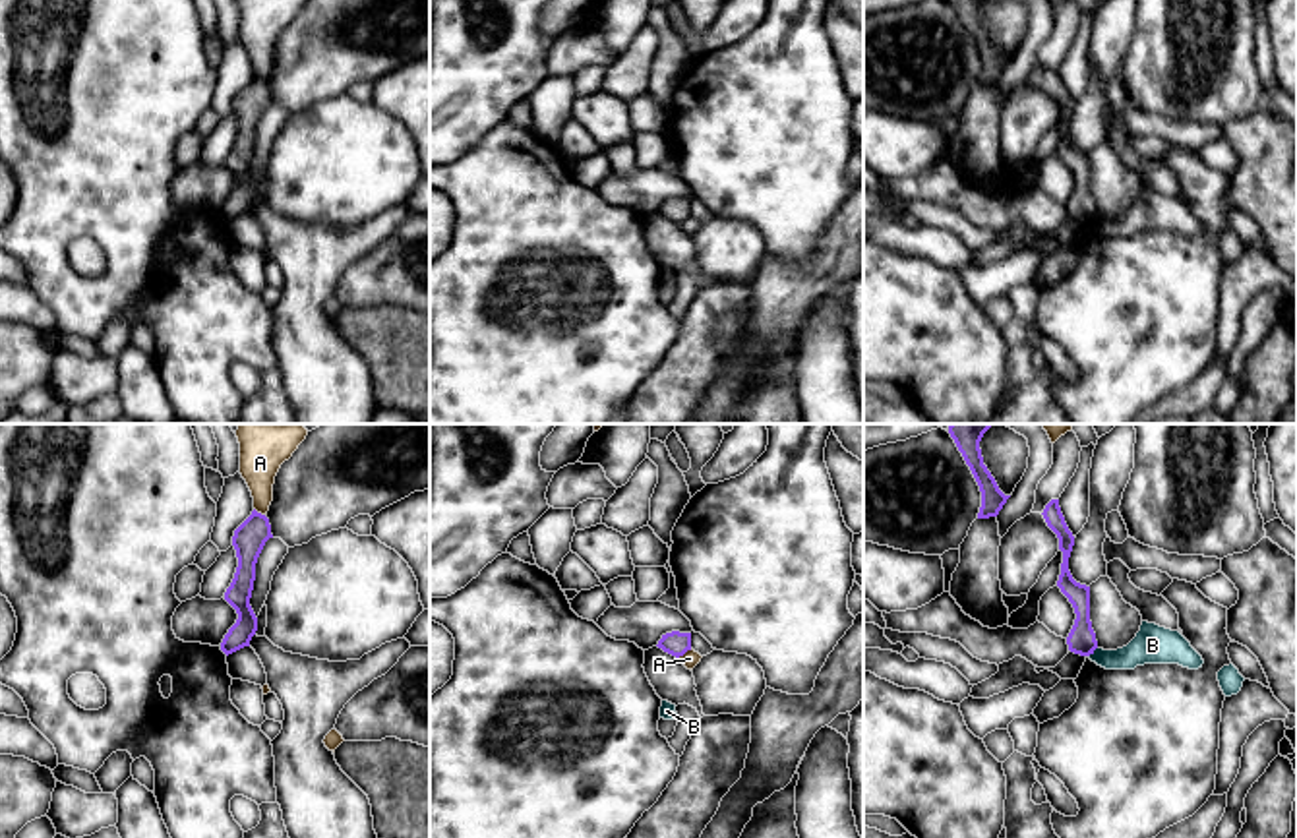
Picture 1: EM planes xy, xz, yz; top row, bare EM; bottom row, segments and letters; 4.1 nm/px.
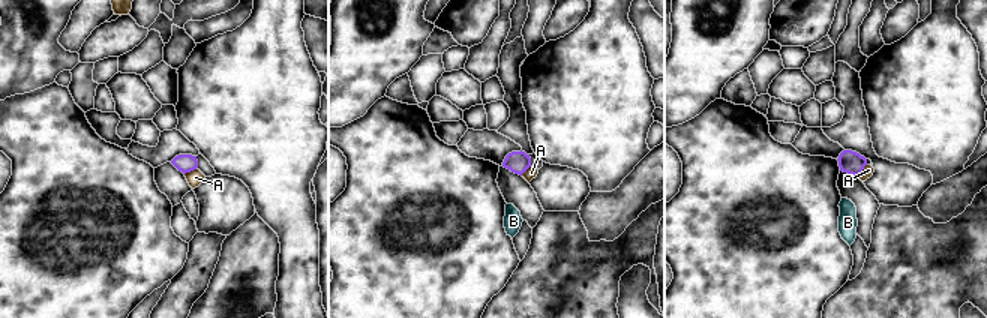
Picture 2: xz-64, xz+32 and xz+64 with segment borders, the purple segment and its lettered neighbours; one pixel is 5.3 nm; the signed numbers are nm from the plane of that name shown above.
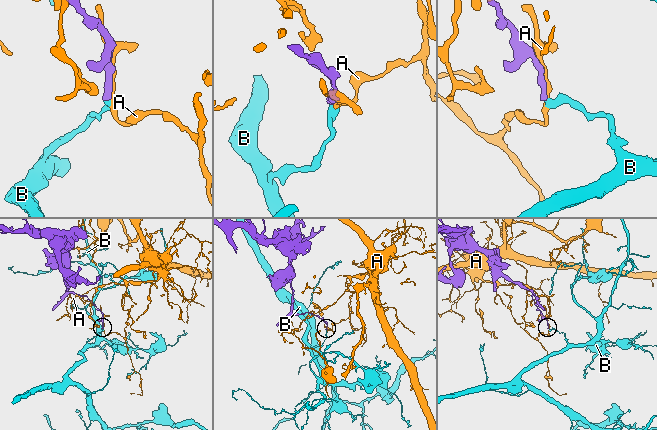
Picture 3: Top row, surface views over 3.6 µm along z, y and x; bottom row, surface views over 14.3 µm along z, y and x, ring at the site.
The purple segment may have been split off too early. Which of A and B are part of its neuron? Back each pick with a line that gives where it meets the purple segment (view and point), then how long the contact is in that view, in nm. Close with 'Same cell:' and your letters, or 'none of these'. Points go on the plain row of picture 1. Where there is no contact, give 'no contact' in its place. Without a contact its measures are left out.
Same cell: none of these

